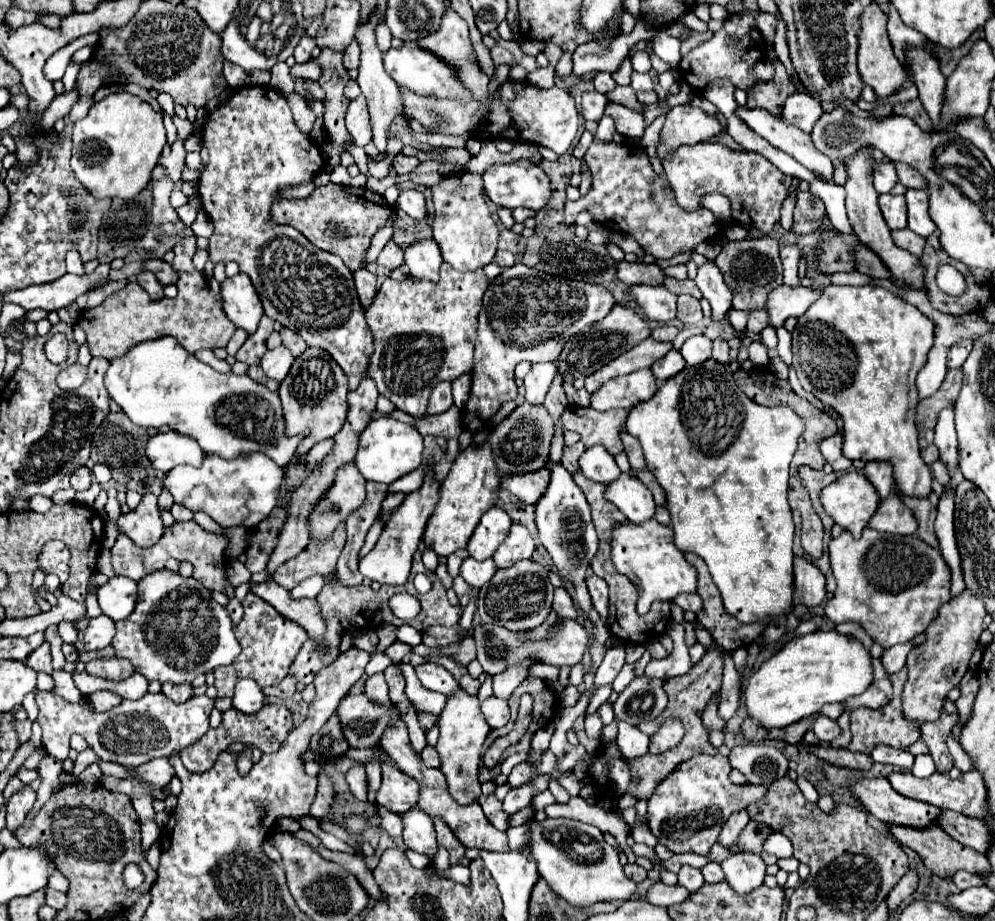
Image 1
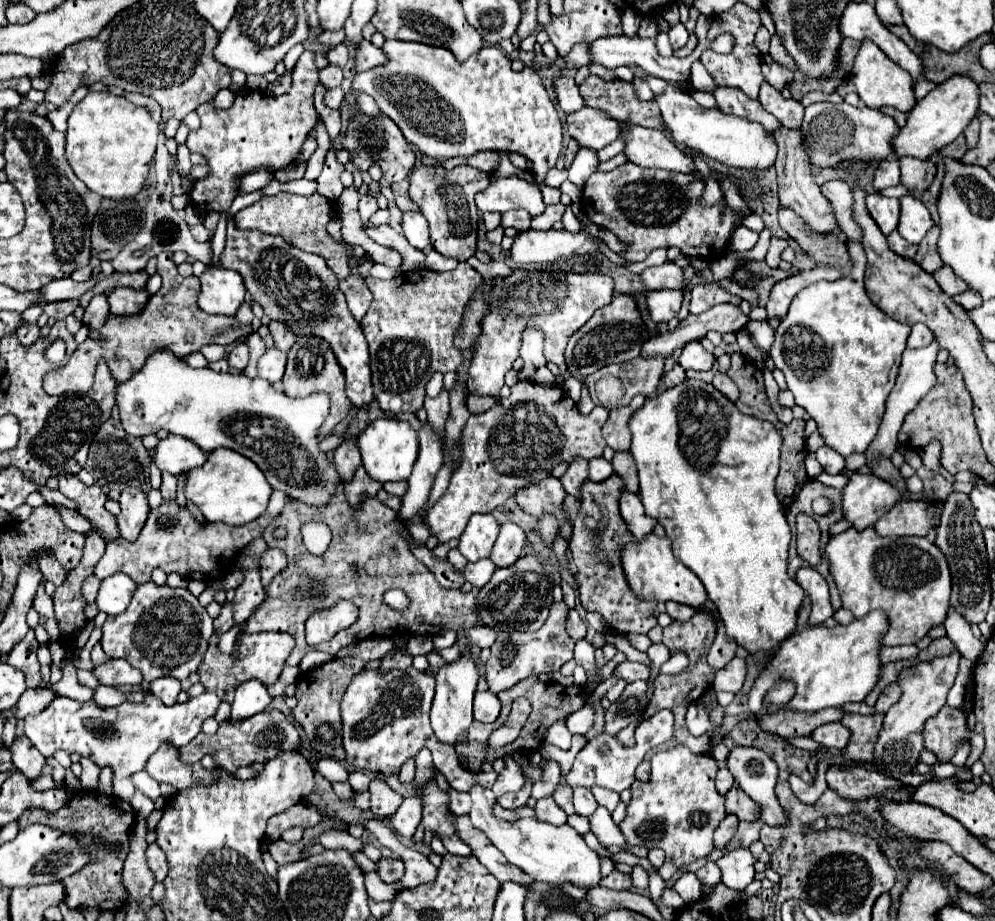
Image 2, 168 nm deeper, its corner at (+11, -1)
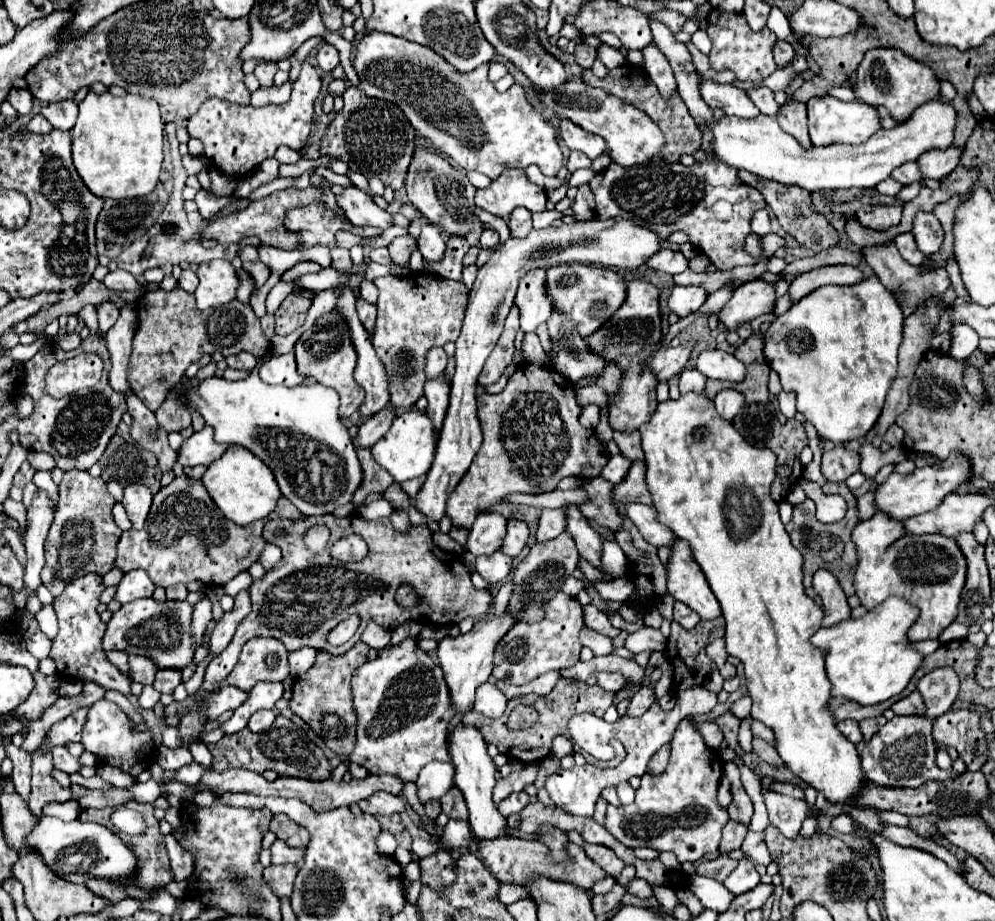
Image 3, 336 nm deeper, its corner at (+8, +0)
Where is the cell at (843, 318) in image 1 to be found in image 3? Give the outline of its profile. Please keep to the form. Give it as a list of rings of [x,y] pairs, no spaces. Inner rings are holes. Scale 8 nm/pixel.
[[[868,277],[850,287],[824,285],[776,317],[764,333],[764,357],[780,375],[784,391],[796,393],[798,411],[816,427],[820,437],[842,445],[852,439],[862,439],[880,417],[884,397],[896,377],[896,353],[902,343],[902,327],[902,309],[878,277]]]

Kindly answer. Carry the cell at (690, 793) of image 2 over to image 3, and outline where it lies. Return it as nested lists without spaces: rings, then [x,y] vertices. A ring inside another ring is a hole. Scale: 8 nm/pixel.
[[[694,717],[680,721],[670,749],[666,771],[662,775],[642,775],[642,785],[636,789],[632,805],[608,805],[604,829],[630,849],[652,847],[658,851],[672,851],[680,863],[698,861],[706,853],[718,851],[720,831],[730,819],[726,809],[716,801],[722,759],[716,751],[706,747]]]

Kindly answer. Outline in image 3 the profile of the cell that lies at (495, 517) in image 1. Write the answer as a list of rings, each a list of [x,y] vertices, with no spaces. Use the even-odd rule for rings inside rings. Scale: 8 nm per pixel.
[[[484,511],[476,517],[470,537],[468,537],[468,551],[472,555],[492,555],[502,547],[506,535],[506,517],[496,511]]]

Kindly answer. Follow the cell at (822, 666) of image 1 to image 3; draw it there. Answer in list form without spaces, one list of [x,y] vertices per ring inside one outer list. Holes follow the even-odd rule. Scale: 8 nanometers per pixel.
[[[894,595],[858,619],[846,619],[838,625],[822,627],[810,641],[828,651],[826,673],[832,683],[832,697],[876,705],[900,695],[924,661],[908,639],[908,629],[916,619],[918,607]]]

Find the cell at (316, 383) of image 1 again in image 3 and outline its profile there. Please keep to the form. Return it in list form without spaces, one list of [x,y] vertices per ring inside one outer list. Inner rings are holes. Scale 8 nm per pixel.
[[[328,311],[316,319],[316,323],[302,333],[296,343],[296,361],[298,373],[316,379],[318,383],[332,387],[340,395],[340,417],[350,417],[364,401],[362,387],[354,381],[356,367],[356,351],[350,343],[350,327],[346,327],[346,319],[336,311]]]

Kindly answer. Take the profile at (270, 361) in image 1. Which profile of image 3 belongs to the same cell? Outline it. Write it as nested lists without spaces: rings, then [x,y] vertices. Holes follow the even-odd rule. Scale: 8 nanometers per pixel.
[[[286,353],[280,357],[272,357],[268,361],[264,361],[258,369],[258,375],[264,383],[270,385],[300,385],[304,381],[302,375],[298,375],[296,371],[296,359],[294,353]]]

